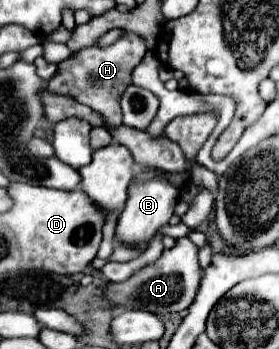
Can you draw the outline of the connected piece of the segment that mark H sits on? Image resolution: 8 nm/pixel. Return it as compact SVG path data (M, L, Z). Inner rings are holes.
M124 33L114 45L106 49L86 47L78 53L74 53L70 59L62 61L58 65L58 73L48 81L48 87L56 93L70 95L82 105L88 105L96 113L104 117L104 123L110 129L116 129L122 125L122 111L120 111L120 95L124 93L124 87L130 85L130 73L132 69L142 61L146 55L146 43L136 33Z

